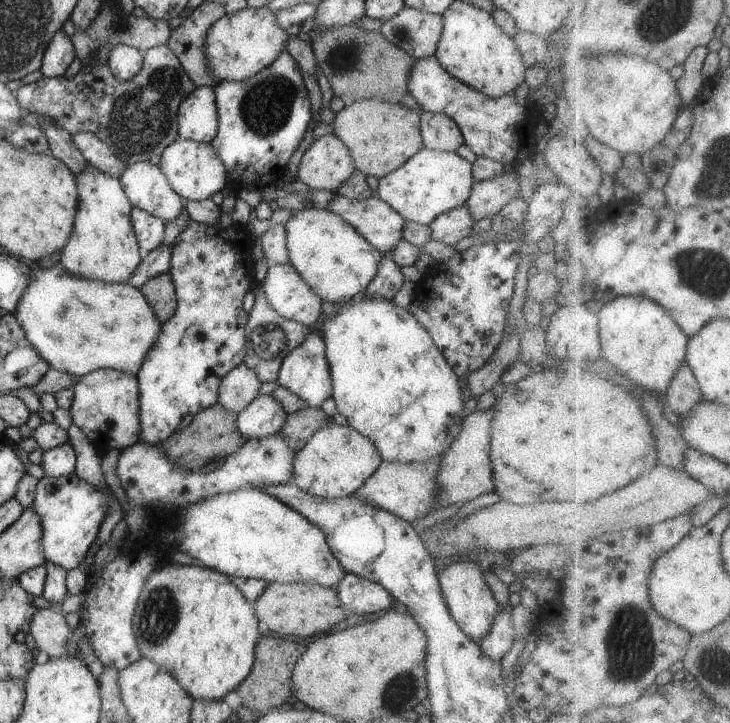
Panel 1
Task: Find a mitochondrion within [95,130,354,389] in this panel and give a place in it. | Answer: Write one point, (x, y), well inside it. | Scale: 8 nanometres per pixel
(270, 339)

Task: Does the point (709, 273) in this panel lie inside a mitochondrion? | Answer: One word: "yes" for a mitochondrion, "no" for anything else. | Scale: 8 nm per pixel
yes

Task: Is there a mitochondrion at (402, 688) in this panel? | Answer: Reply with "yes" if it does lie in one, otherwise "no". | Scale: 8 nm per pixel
yes

